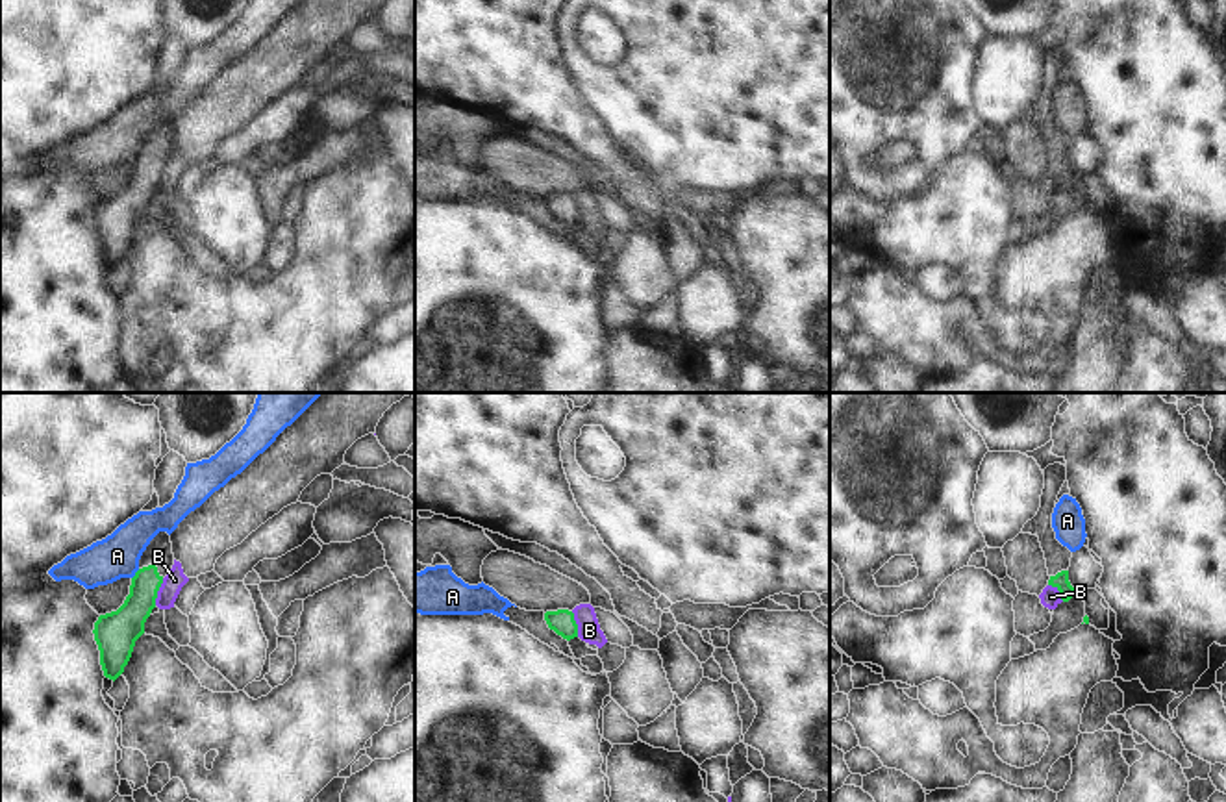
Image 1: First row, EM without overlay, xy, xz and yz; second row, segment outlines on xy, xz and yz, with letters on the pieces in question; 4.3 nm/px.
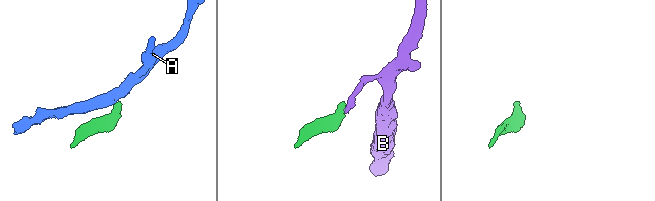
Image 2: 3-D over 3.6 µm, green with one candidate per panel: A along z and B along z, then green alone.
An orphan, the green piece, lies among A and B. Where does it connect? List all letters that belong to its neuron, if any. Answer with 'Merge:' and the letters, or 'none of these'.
Merge: none of these

